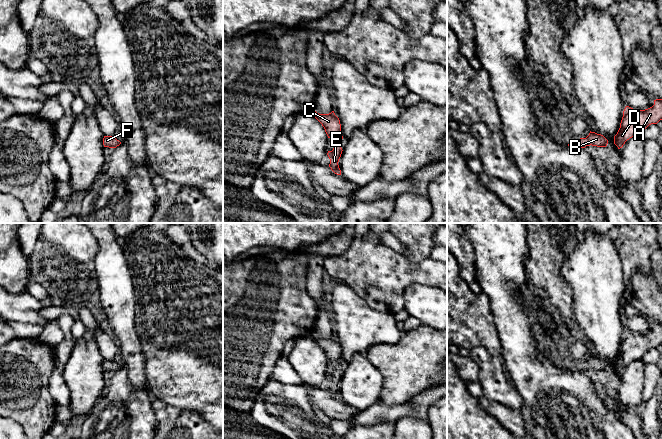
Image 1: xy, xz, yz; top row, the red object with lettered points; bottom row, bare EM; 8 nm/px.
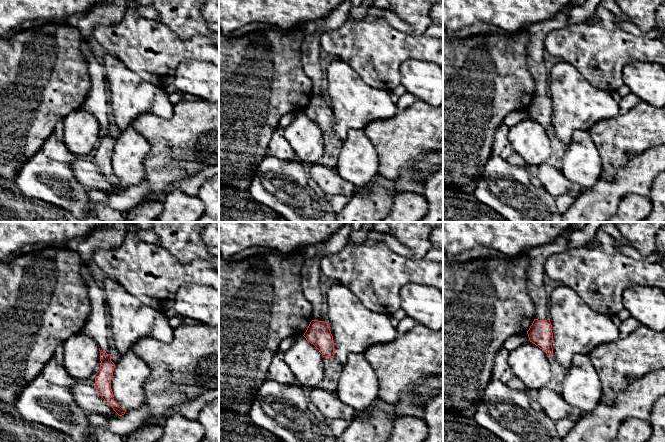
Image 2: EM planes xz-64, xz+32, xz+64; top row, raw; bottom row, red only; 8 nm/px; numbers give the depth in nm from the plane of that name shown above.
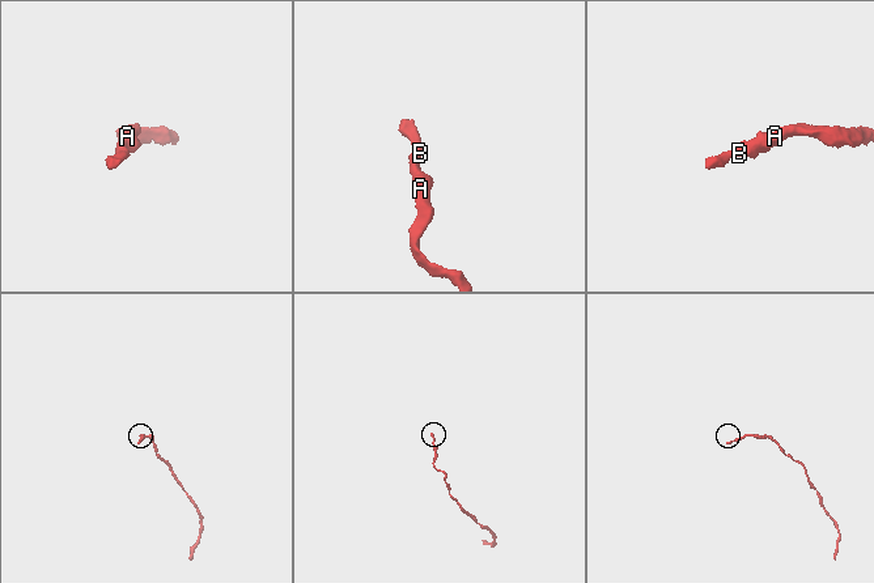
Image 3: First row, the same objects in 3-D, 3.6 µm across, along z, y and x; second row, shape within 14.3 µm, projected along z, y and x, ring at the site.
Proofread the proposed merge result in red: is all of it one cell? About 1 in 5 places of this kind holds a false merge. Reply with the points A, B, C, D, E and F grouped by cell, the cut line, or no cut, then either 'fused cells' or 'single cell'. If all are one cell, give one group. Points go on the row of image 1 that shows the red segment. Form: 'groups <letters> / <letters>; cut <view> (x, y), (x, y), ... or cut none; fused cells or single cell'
groups A B C D E F; cut none; single cell

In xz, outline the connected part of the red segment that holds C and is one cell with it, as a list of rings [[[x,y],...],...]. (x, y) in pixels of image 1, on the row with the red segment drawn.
[[[315,106],[310,110],[310,113],[322,124],[328,138],[334,141],[334,148],[332,151],[328,151],[327,155],[330,159],[329,167],[337,174],[341,175],[338,162],[342,154],[342,148],[340,147],[340,140],[343,139],[341,132],[341,124],[339,118],[335,115],[334,111],[329,114],[319,114],[315,111]]]

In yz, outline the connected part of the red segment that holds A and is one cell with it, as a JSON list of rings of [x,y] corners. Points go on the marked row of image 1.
[[[662,99],[654,100],[654,105],[648,109],[640,110],[626,106],[620,128],[614,136],[614,144],[622,148],[627,140],[642,135],[643,131],[651,124],[662,120]]]

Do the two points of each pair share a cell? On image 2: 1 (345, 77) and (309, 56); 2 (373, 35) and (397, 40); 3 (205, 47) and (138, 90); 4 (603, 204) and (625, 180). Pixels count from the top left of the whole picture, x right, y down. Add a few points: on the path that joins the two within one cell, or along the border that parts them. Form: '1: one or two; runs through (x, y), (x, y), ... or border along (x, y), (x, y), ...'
1: two; border along (324, 72), (326, 76)
2: one; runs through (379, 40), (391, 40)
3: two; border along (129, 70), (163, 88)
4: one; runs through (607, 198), (619, 186)

